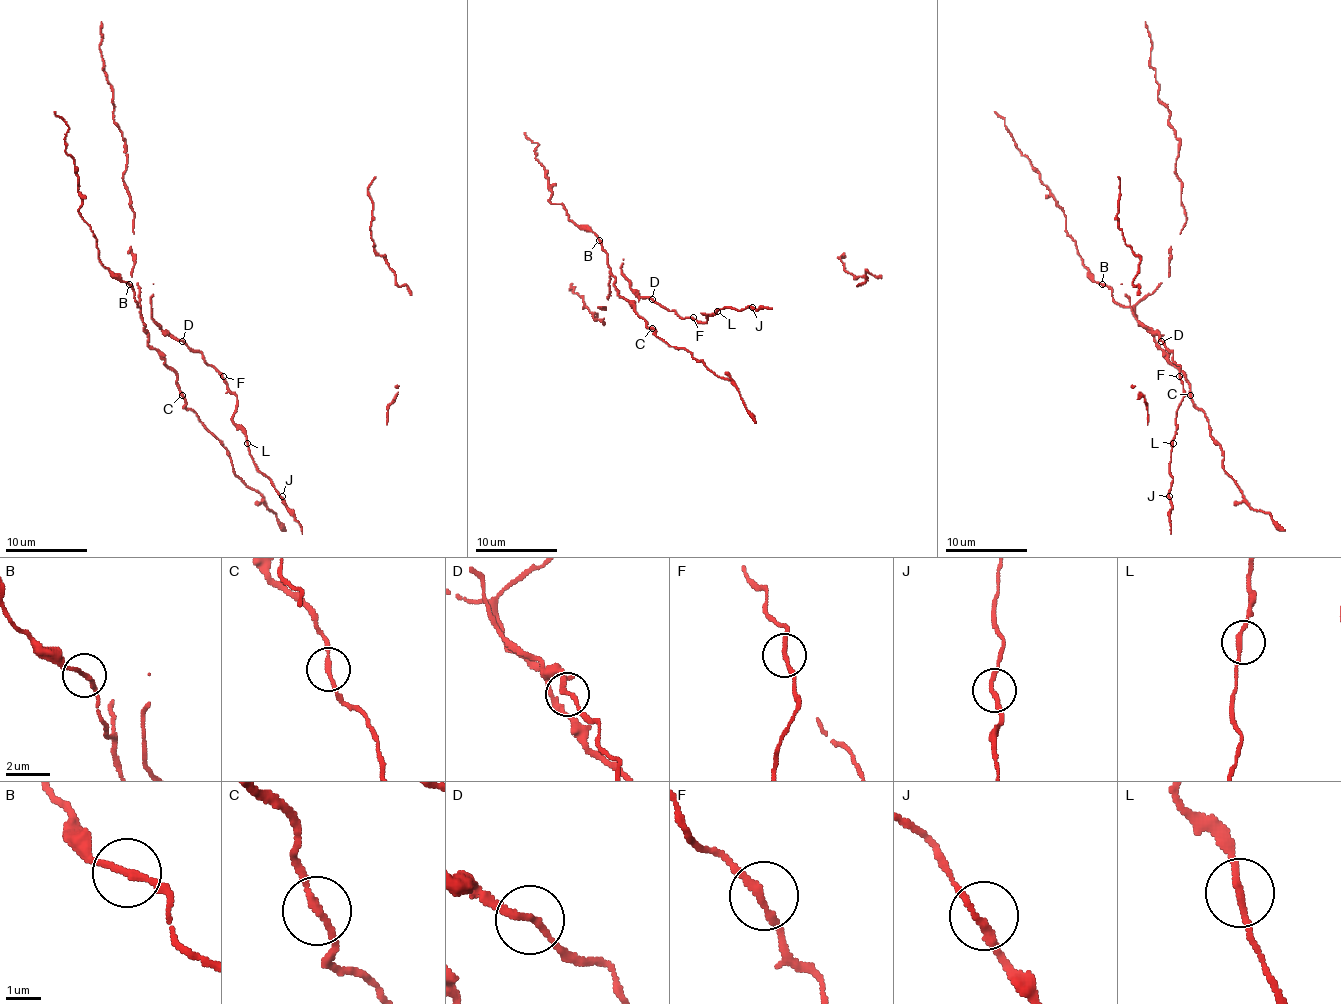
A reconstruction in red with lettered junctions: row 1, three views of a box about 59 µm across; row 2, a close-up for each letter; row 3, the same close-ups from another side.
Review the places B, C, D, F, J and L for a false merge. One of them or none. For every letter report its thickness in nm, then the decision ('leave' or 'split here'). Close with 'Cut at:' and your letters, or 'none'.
B: 190 nm | leave
C: 180 nm | leave
D: 190 nm | leave
F: 200 nm | leave
J: 200 nm | leave
L: 190 nm | leave
Cut at: none

